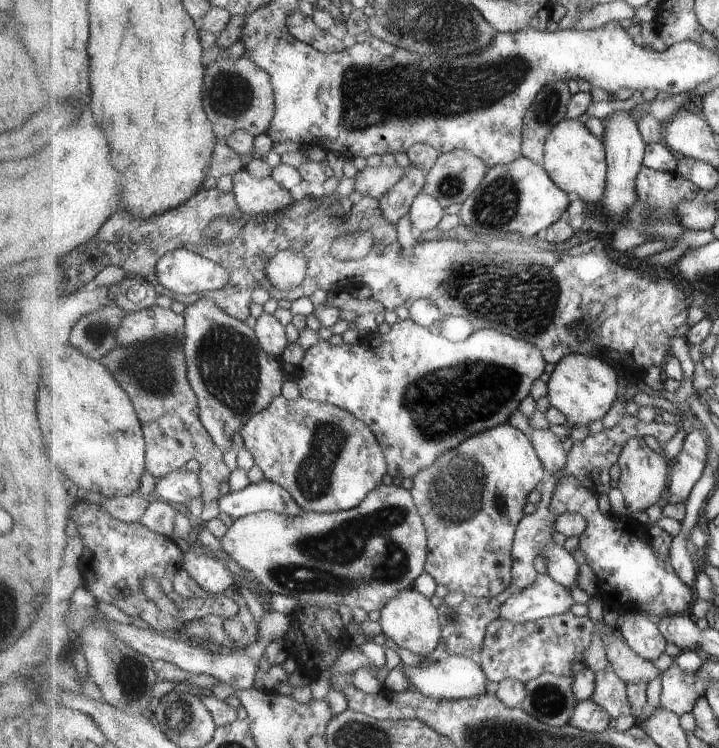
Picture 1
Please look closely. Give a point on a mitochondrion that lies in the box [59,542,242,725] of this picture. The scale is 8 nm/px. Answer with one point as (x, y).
(130, 676)

